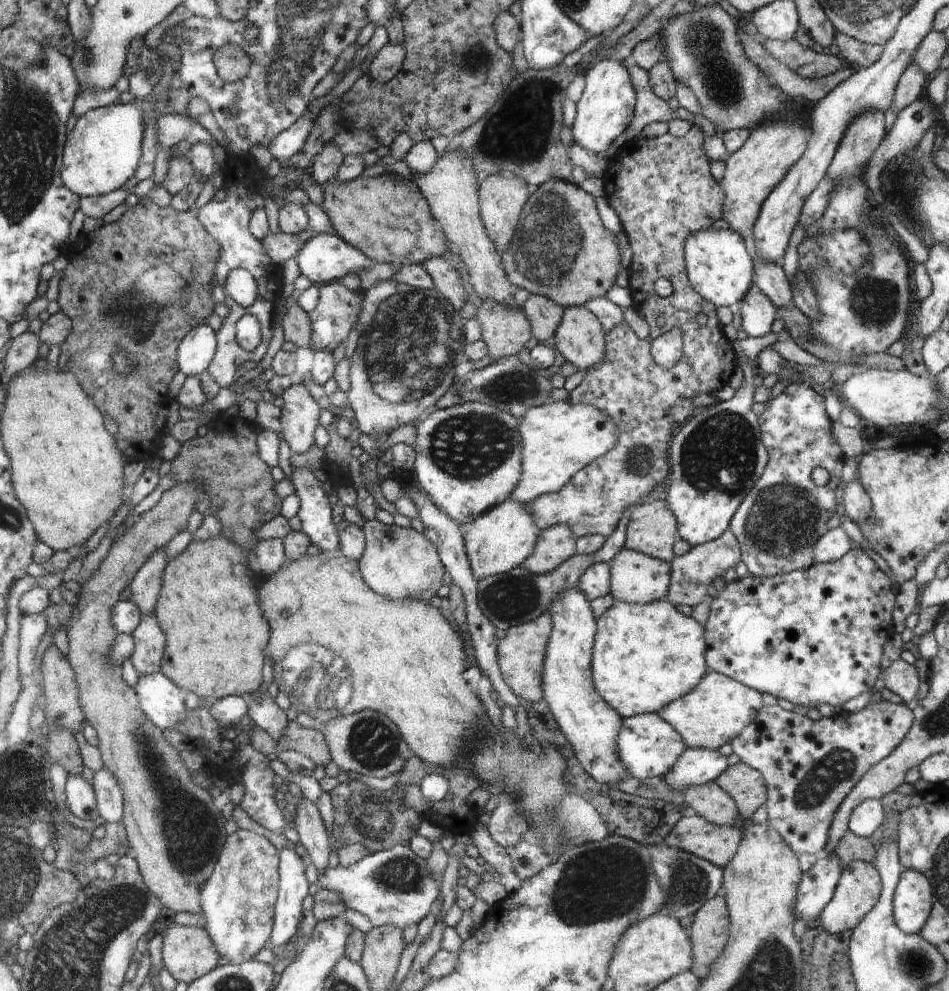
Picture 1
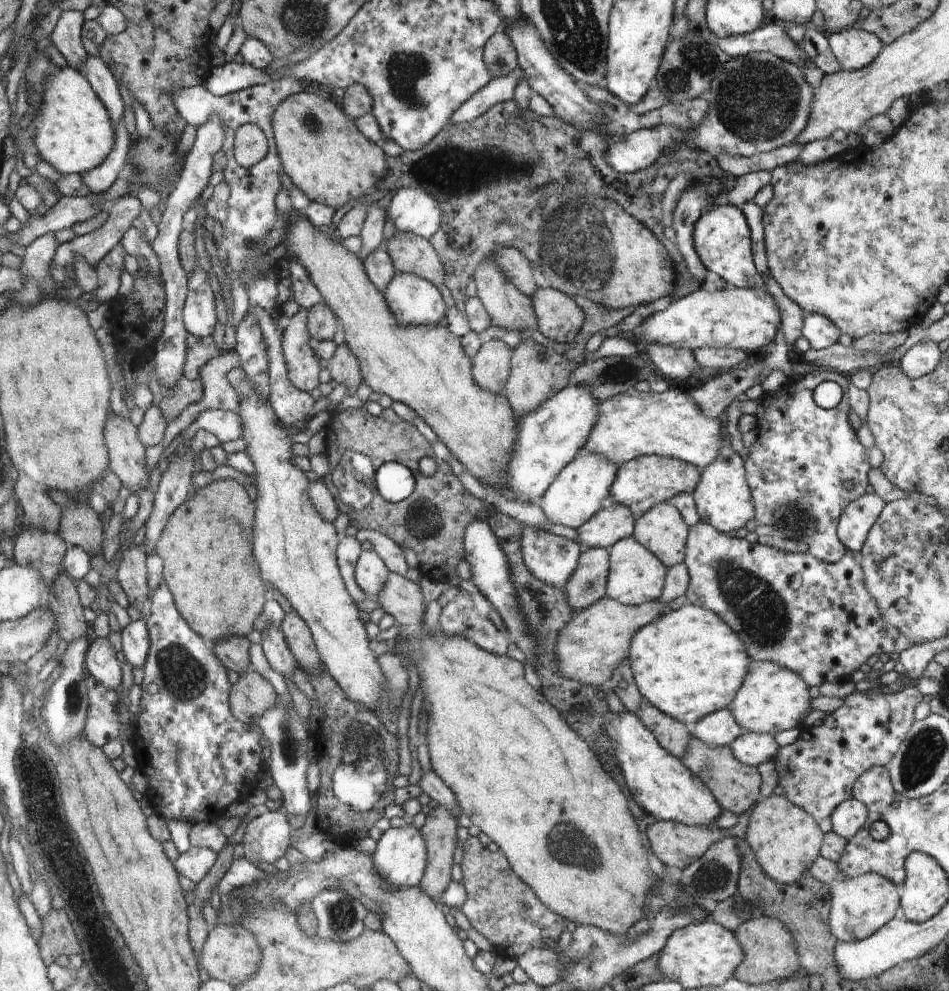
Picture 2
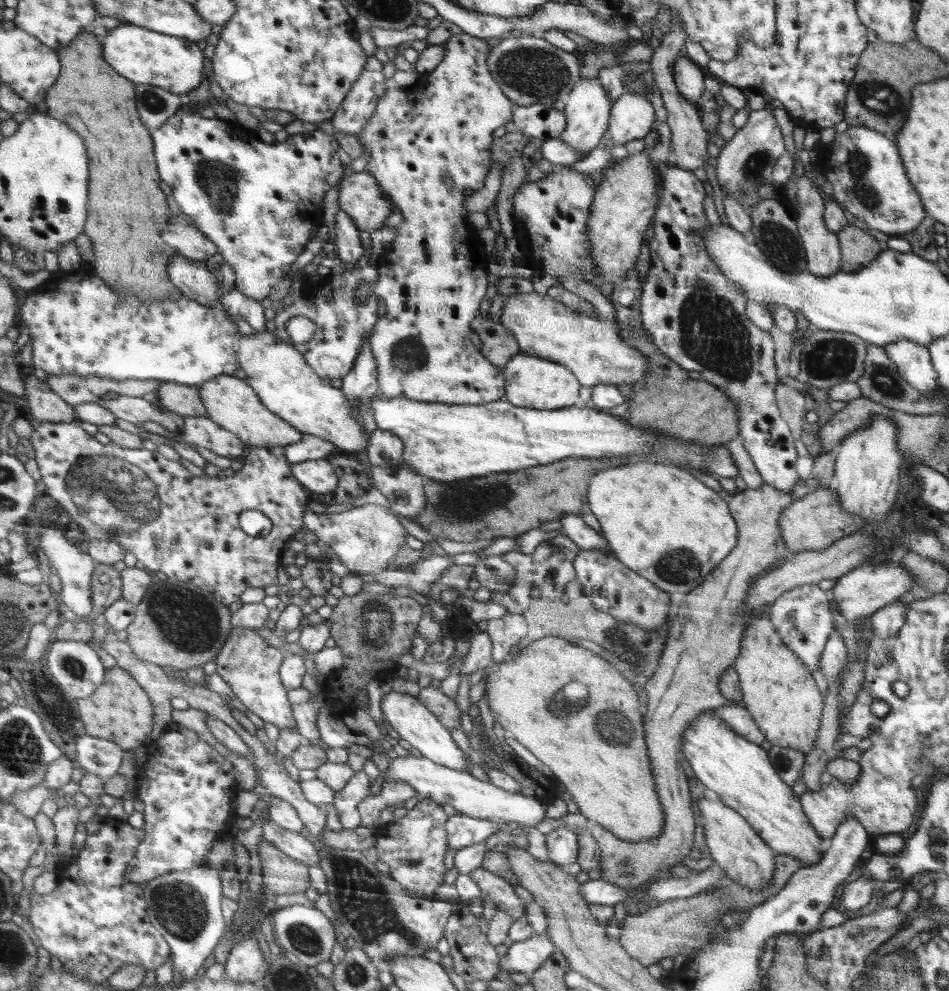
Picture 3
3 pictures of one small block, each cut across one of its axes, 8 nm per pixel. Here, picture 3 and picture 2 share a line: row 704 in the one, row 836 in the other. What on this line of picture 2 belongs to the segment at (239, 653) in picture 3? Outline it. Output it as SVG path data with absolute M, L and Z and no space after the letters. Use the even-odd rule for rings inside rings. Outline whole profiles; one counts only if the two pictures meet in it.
M263 809L246 827L242 838L244 858L250 862L261 861L274 865L291 848L291 831L284 810Z

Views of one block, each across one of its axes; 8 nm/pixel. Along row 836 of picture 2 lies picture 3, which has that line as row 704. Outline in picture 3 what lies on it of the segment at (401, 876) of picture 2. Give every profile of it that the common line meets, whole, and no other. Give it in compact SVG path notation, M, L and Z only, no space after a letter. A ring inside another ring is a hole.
M387 689L383 693L380 710L385 720L388 720L388 726L396 730L402 740L406 740L418 750L422 757L446 768L468 772L468 756L458 748L450 735L450 729L447 729L417 698Z

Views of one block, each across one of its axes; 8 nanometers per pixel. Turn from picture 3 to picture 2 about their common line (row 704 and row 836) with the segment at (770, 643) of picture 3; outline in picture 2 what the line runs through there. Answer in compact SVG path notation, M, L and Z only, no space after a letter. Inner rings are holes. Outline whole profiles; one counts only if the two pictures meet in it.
M776 794L758 801L758 804L754 807L754 811L750 816L744 840L751 846L762 870L780 884L792 884L792 882L796 882L804 872L812 868L813 862L816 861L821 854L821 846L823 845L822 832L820 832L815 818L808 811L792 802L786 795Z

